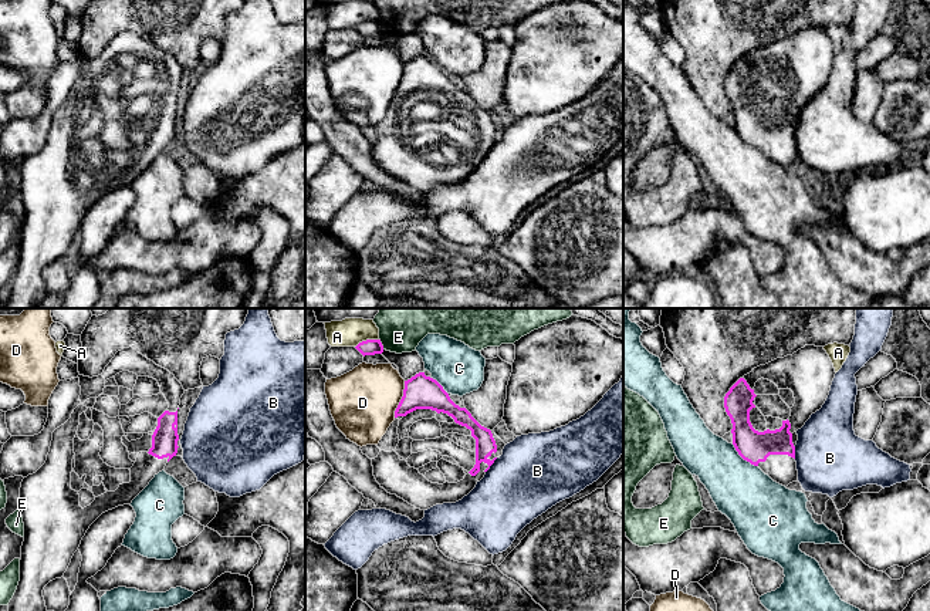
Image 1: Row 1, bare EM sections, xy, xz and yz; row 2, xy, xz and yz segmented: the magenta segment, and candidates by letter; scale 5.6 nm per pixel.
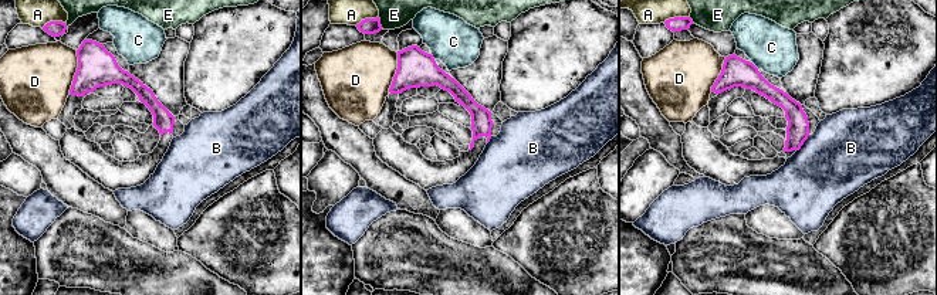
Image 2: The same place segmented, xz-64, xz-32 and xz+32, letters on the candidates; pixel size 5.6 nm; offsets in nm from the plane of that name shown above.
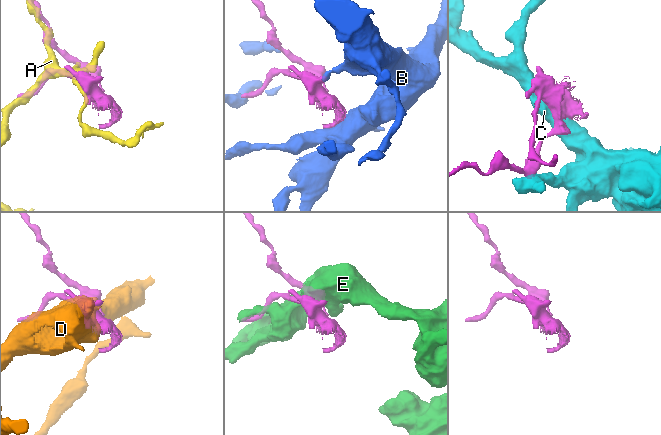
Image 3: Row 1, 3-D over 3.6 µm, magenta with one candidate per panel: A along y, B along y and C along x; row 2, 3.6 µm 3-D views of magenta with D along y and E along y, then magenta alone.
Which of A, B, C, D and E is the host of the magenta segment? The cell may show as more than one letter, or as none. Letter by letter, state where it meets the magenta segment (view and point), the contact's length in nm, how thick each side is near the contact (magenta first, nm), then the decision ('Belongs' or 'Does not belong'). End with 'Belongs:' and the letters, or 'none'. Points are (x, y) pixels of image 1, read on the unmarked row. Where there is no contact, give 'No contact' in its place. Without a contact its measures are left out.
A: Touches magenta at xz (367, 22). Shared border 140 nm. Thickness 90 nm (magenta) against 160 nm. Does not belong
B: Touches magenta at xz (491, 145). Shared border 110 nm. Thickness 110 nm (magenta) against 420 nm. Does not belong
C: Touches magenta at yz (743, 139). Shared border 200 nm. Thickness 180 nm (magenta) against 320 nm. Does not belong
D: Touches magenta at xz (401, 81). Shared border 220 nm. Thickness 190 nm (magenta) against 380 nm. Does not belong
E: Touches magenta at xz (381, 26). Shared border 70 nm. Thickness 90 nm (magenta) against 190 nm. Does not belong
Belongs: none

